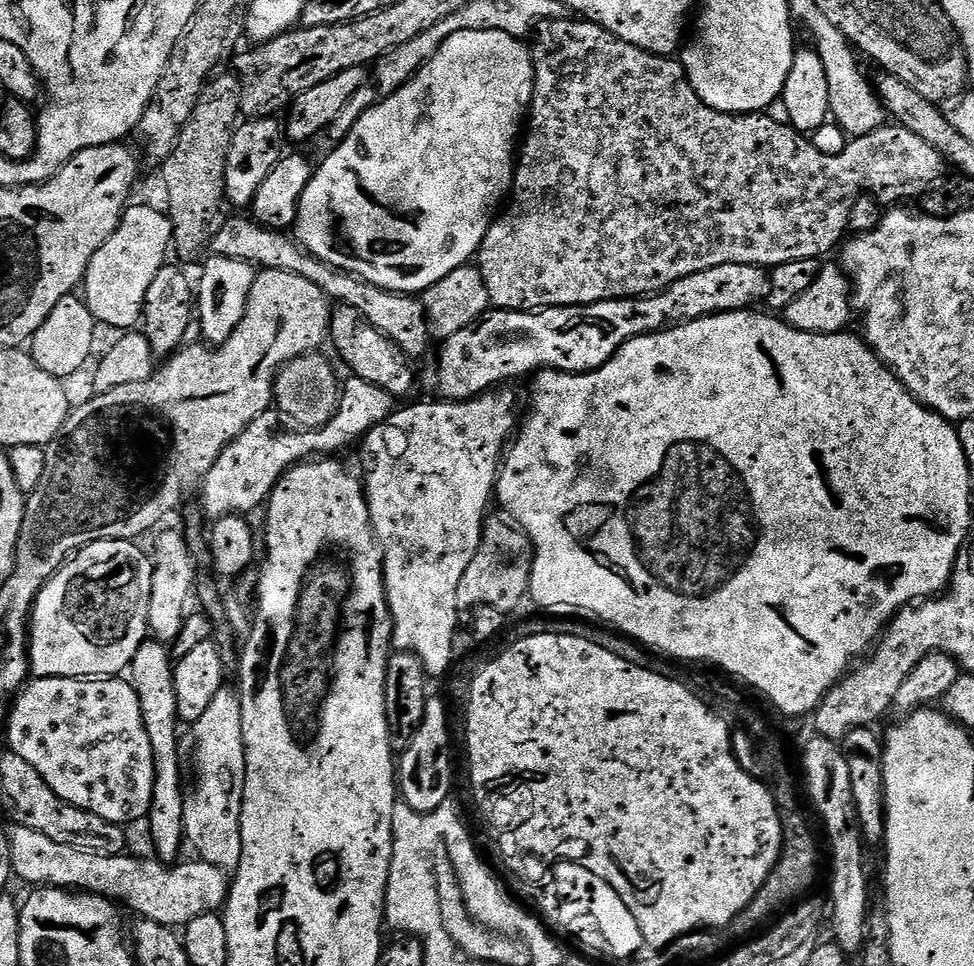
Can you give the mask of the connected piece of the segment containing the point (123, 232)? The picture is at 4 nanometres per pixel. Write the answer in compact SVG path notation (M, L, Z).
M133 203L125 208L116 233L94 254L84 275L82 299L101 325L132 330L141 323L144 315L146 290L154 282L154 274L162 270L169 259L168 248L173 247L172 221L163 211Z

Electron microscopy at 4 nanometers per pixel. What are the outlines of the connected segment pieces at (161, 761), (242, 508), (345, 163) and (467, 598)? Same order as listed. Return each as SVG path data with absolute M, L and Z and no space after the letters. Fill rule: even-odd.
M155 638L145 640L140 652L132 659L130 665L130 683L138 694L142 706L142 716L146 722L146 732L150 734L150 750L154 750L154 794L150 802L150 810L146 817L148 832L152 835L152 844L156 847L155 855L163 863L172 866L181 859L180 851L186 848L186 837L184 835L184 810L186 807L186 796L184 800L184 772L180 769L180 728L182 721L178 714L178 694L174 690L174 667L173 657L169 649Z
M352 376L349 381L349 384L347 381L346 391L343 393L339 408L336 409L335 414L332 415L332 419L328 423L319 425L318 430L296 430L300 432L291 432L290 429L284 428L285 421L279 411L276 410L263 412L261 416L254 418L254 422L250 422L250 426L246 426L246 430L242 430L242 434L238 434L238 438L234 438L224 447L218 462L214 462L214 466L204 477L202 489L204 488L205 514L212 516L211 518L219 518L236 513L251 514L250 512L254 511L259 504L261 507L267 501L272 491L276 488L277 482L284 477L284 473L288 469L294 468L297 464L312 457L328 458L333 454L340 454L340 451L347 444L354 443L353 445L355 445L357 442L363 441L370 429L378 426L392 415L394 397L385 388L374 386L357 376Z
M462 30L446 38L446 42L442 42L439 50L417 70L415 76L410 76L398 91L383 97L371 108L367 108L362 118L354 122L350 134L346 134L346 138L333 147L336 149L318 164L313 171L311 182L302 194L294 235L303 248L322 262L391 292L422 294L430 286L442 282L446 274L465 267L471 261L468 259L471 256L473 259L479 253L480 243L488 233L490 218L497 215L502 201L509 195L512 186L518 137L532 106L532 91L536 77L536 71L532 68L532 53L529 45L524 43L523 39L506 34L502 30Z
M489 515L485 519L480 545L466 568L466 574L462 574L462 586L458 588L461 609L494 606L502 613L511 614L523 602L524 596L526 600L529 595L534 563L532 539L511 519L500 516Z

